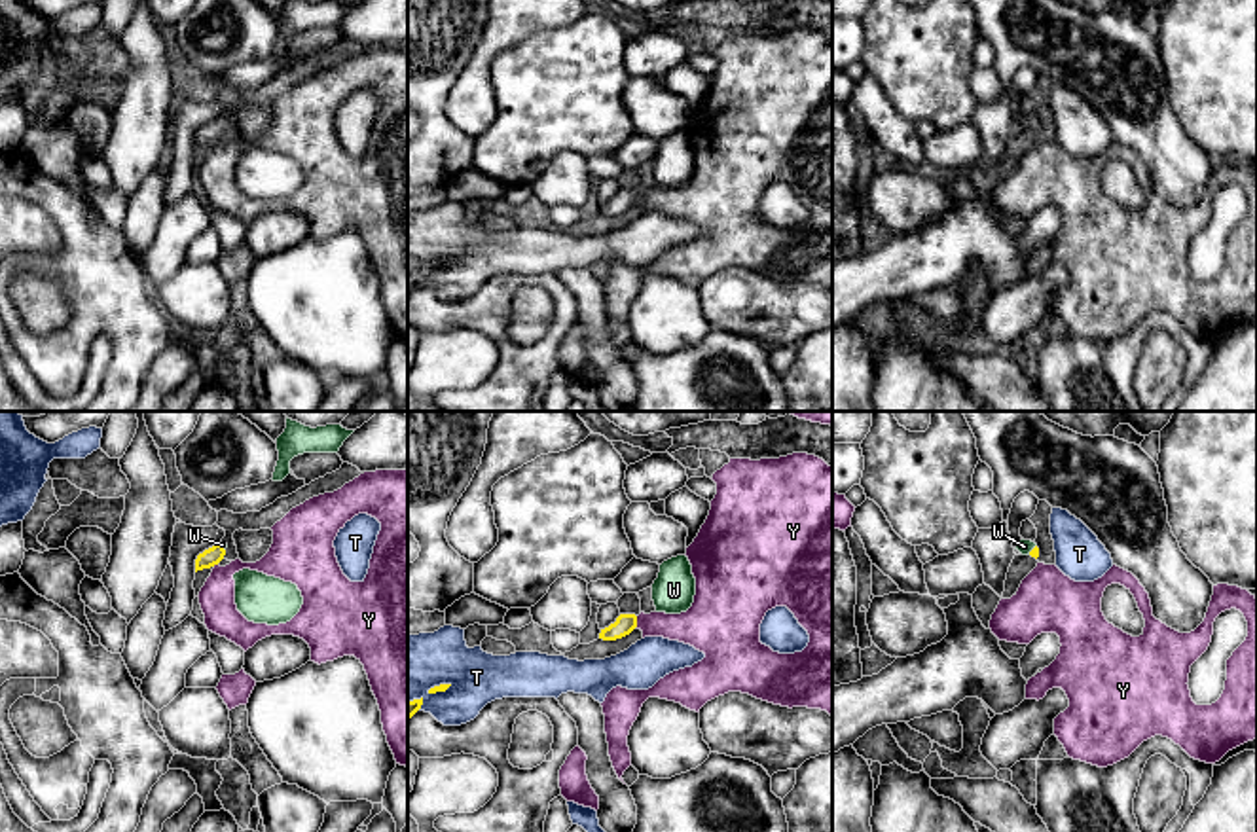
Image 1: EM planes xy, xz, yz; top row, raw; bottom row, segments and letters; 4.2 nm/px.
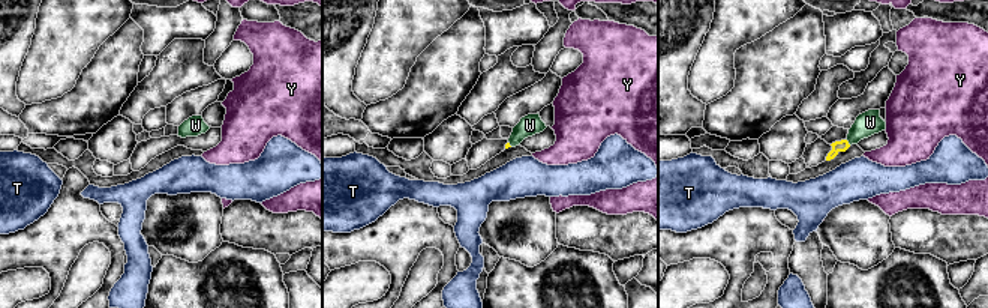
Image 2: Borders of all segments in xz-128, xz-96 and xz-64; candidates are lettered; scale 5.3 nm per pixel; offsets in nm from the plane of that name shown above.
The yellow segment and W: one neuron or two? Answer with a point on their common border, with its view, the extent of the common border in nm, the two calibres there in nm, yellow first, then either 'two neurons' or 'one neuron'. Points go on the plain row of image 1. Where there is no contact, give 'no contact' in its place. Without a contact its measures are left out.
contact yz (1032, 126); length 60 nm; calibres 40 and 60 nm; one neuron

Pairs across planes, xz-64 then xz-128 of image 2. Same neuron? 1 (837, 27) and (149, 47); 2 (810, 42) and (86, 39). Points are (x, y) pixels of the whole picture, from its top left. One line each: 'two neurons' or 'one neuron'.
1: one neuron
2: two neurons

